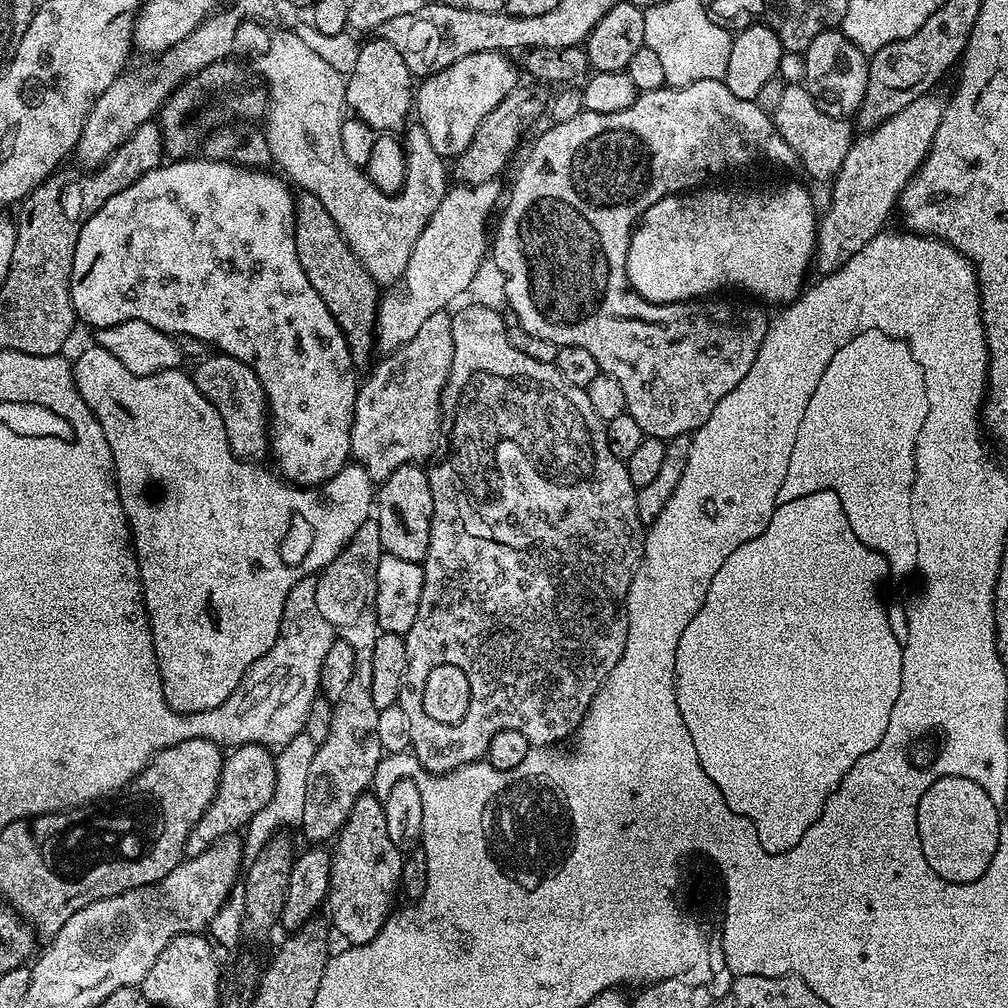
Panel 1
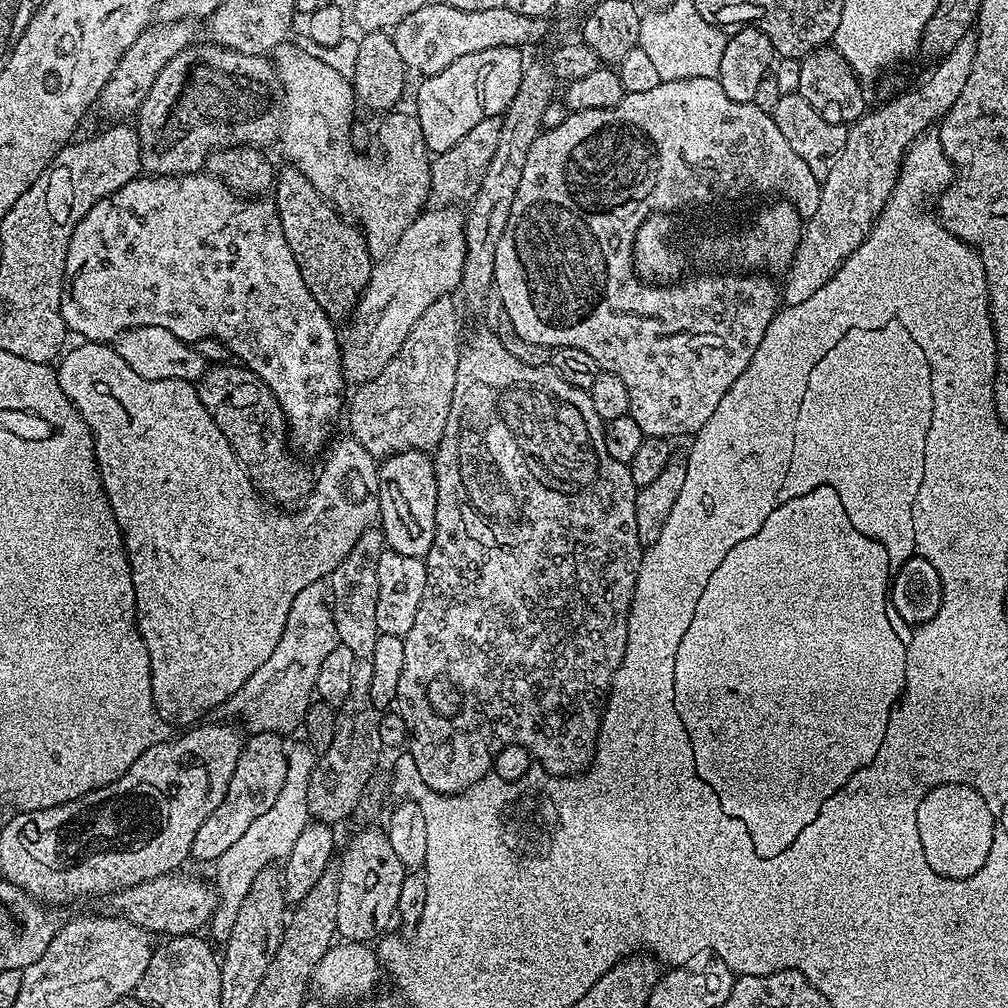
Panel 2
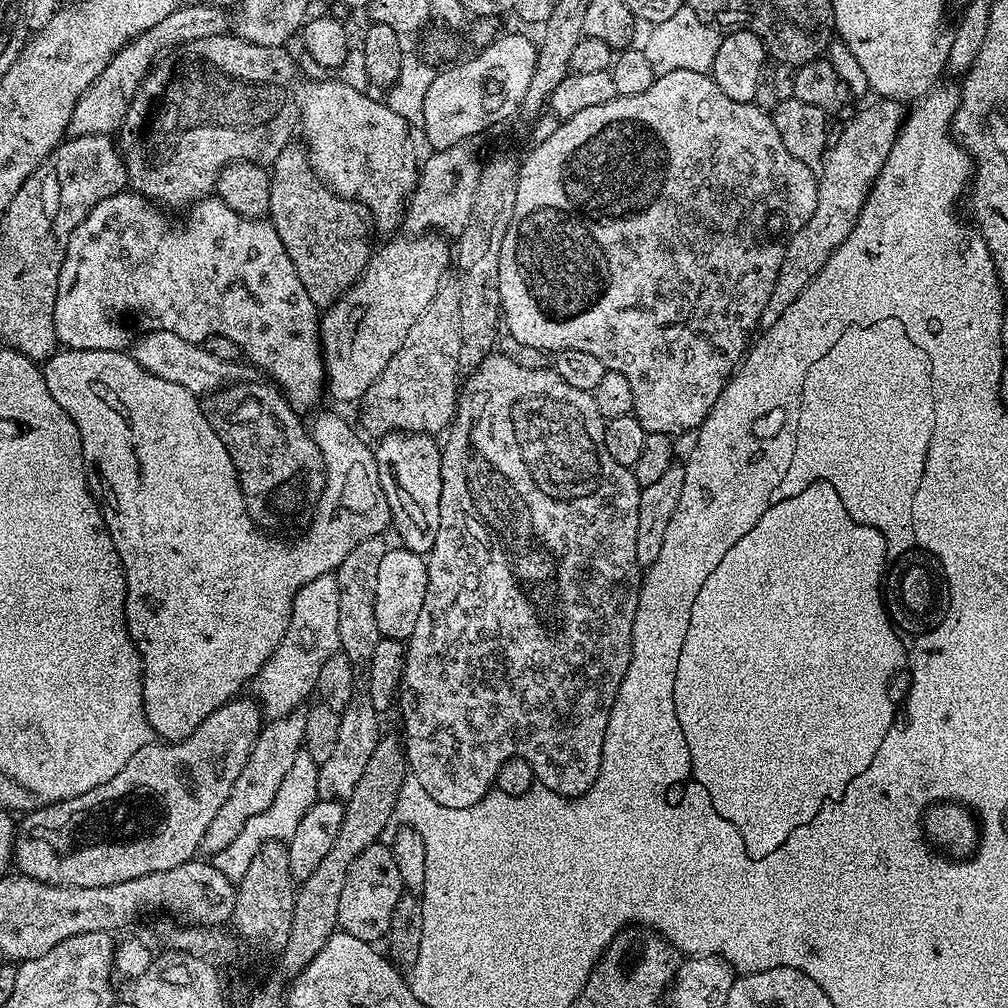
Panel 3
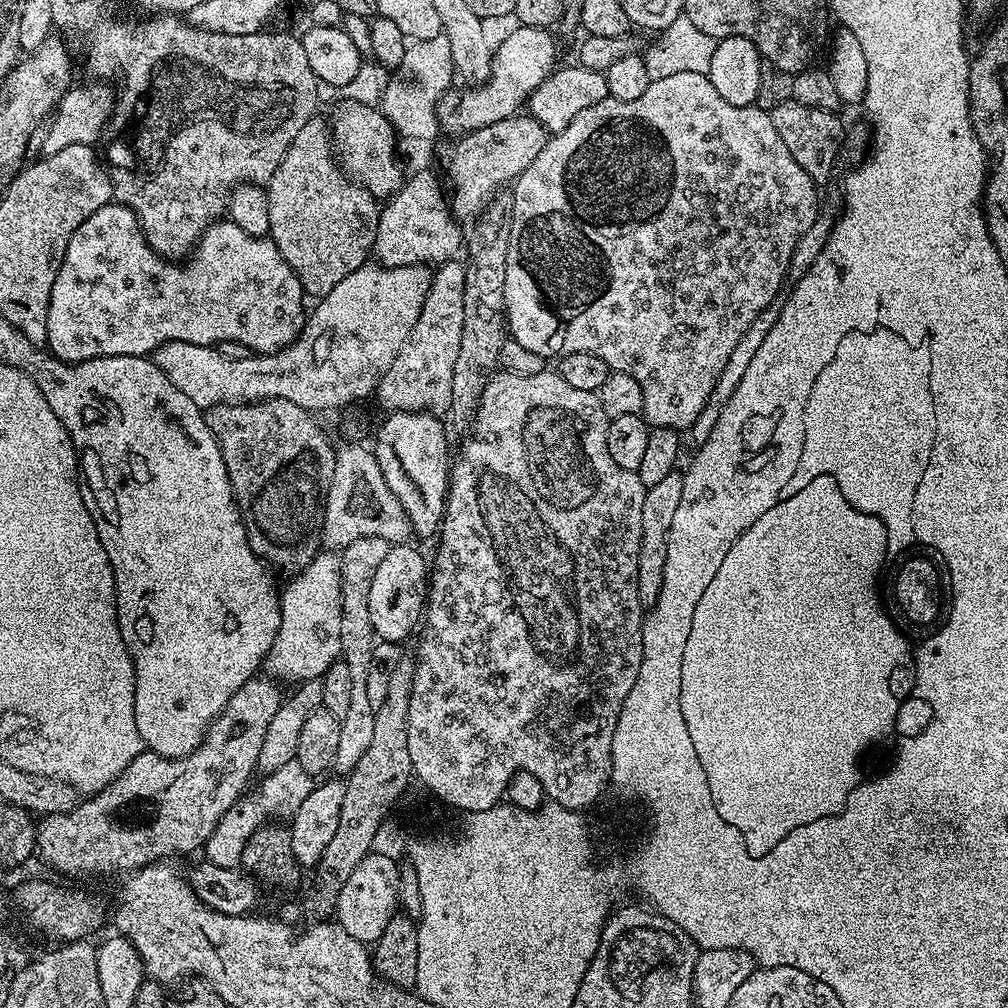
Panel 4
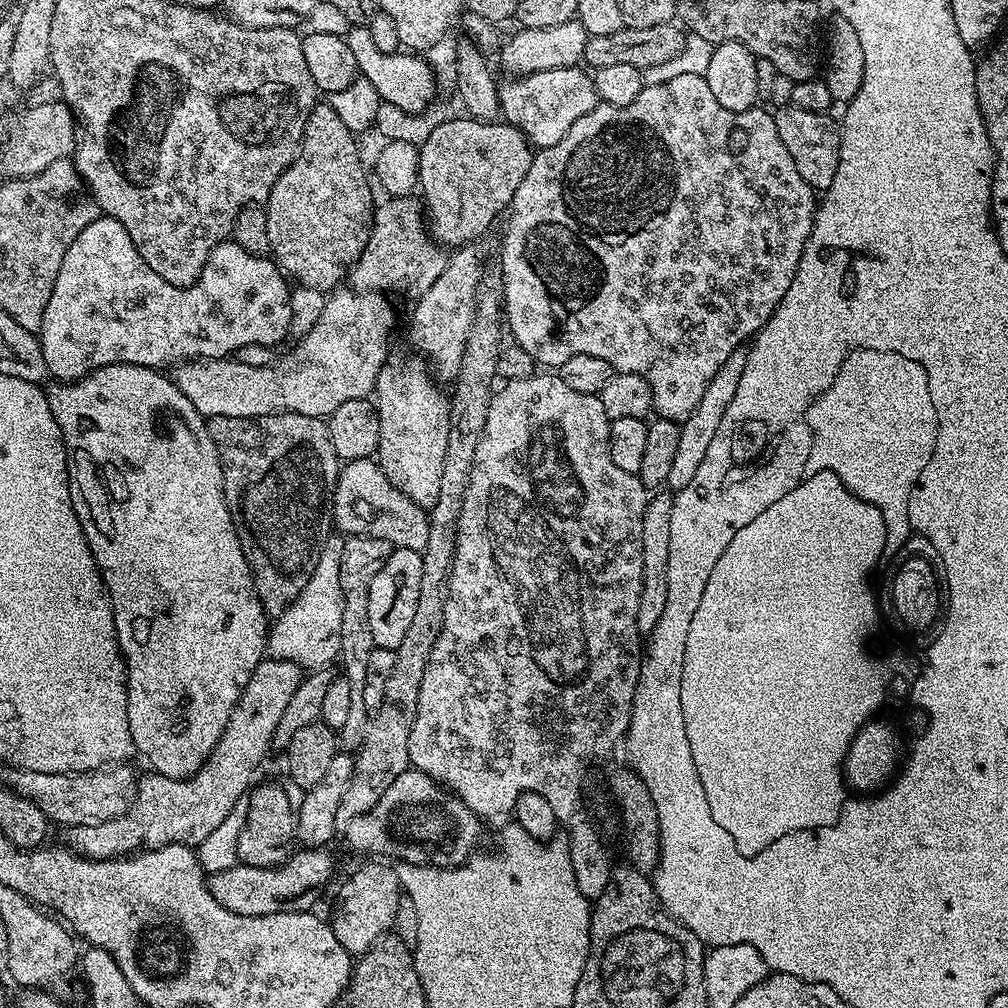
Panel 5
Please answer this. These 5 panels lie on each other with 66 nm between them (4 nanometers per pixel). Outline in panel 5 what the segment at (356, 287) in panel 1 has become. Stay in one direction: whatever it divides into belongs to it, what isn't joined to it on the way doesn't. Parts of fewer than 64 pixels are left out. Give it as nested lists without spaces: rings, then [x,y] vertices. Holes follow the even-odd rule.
[[[318,102],[306,118],[306,130],[300,143],[296,160],[274,182],[274,190],[266,201],[268,221],[266,230],[270,234],[271,255],[277,265],[289,277],[294,276],[304,288],[328,294],[351,273],[357,258],[362,254],[366,242],[370,242],[372,223],[376,220],[377,205],[372,204],[372,188],[368,185],[370,176],[364,173],[360,161],[357,137],[342,122],[338,113],[328,102]]]

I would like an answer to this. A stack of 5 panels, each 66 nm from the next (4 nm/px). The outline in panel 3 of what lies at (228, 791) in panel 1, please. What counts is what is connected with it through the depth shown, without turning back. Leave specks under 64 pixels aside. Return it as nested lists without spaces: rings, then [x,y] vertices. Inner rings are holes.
[[[297,710],[288,716],[279,716],[277,720],[265,723],[260,732],[256,735],[254,746],[250,750],[250,758],[246,758],[246,766],[242,766],[242,774],[238,774],[237,781],[230,790],[230,798],[222,802],[222,810],[214,814],[210,826],[206,826],[206,834],[202,834],[200,852],[205,857],[216,856],[238,834],[242,834],[242,826],[254,818],[254,814],[262,814],[270,802],[274,802],[274,794],[278,794],[278,786],[282,786],[282,778],[290,771],[290,765],[294,758],[304,747],[304,731],[306,730],[306,711]]]

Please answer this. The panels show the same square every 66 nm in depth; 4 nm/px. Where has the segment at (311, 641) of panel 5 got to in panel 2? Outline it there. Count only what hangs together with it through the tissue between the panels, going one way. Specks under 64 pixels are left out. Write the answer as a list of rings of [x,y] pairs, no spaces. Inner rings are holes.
[[[324,583],[316,588],[314,596],[308,598],[306,606],[296,606],[290,614],[294,628],[292,632],[274,646],[274,654],[246,678],[244,685],[228,699],[226,711],[232,716],[240,716],[244,724],[249,724],[252,732],[279,732],[289,734],[301,727],[308,705],[314,699],[318,669],[321,668],[326,654],[334,650],[338,643],[336,627],[329,604],[330,588]]]

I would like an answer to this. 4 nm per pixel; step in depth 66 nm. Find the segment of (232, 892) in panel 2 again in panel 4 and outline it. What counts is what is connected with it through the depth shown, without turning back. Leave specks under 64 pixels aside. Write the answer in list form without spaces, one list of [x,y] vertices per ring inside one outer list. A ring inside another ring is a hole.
[[[297,760],[286,762],[286,766],[282,766],[277,772],[269,773],[264,782],[260,786],[260,794],[256,801],[247,808],[244,802],[230,809],[221,820],[218,829],[219,835],[228,836],[228,840],[232,845],[229,846],[228,852],[224,848],[219,848],[216,842],[209,842],[204,845],[202,852],[206,854],[207,863],[222,864],[225,866],[236,866],[240,864],[240,855],[244,850],[244,845],[248,841],[249,836],[256,831],[257,828],[264,827],[265,824],[275,821],[276,816],[291,817],[292,813],[298,810],[298,806],[302,806],[306,796],[310,794],[314,787],[314,778],[309,772],[301,766]]]

